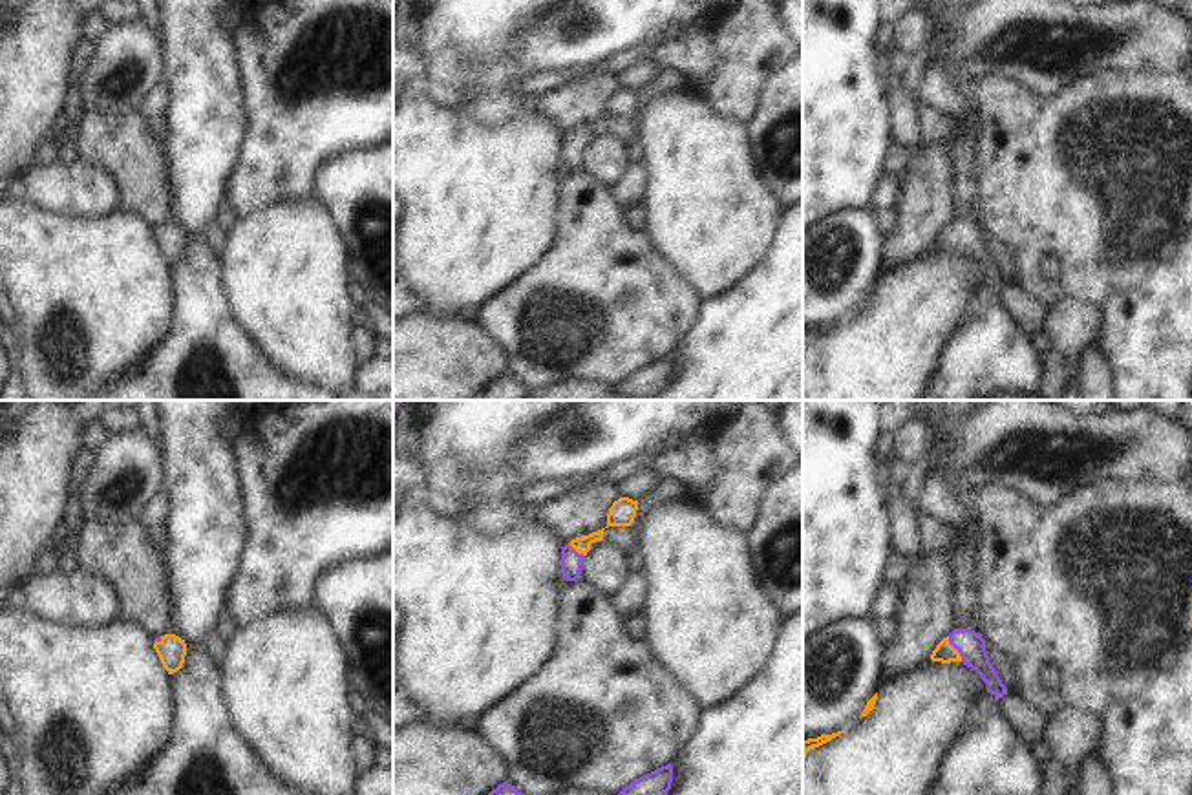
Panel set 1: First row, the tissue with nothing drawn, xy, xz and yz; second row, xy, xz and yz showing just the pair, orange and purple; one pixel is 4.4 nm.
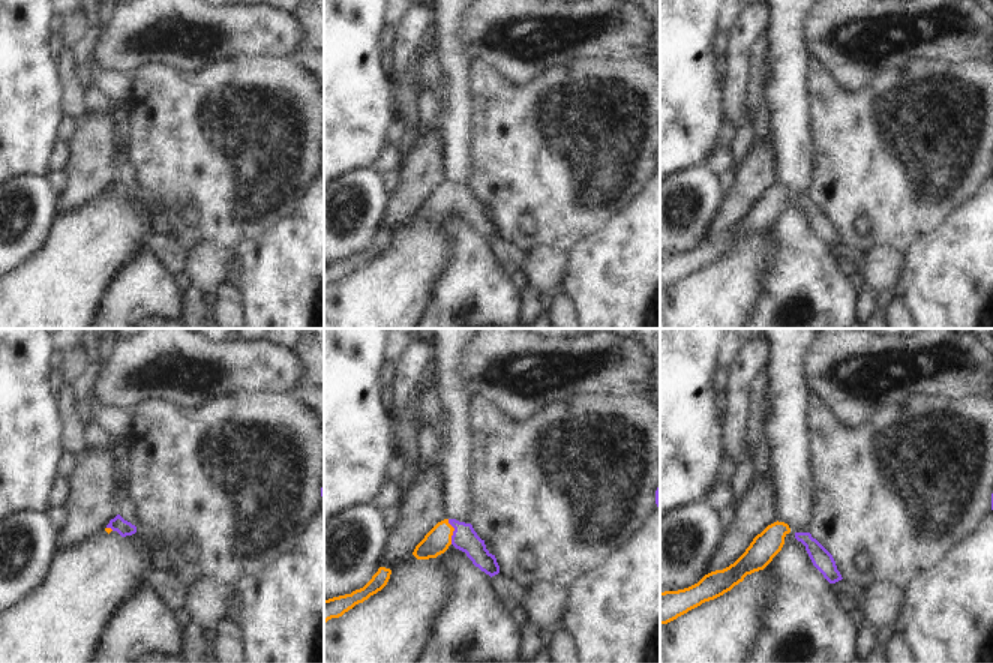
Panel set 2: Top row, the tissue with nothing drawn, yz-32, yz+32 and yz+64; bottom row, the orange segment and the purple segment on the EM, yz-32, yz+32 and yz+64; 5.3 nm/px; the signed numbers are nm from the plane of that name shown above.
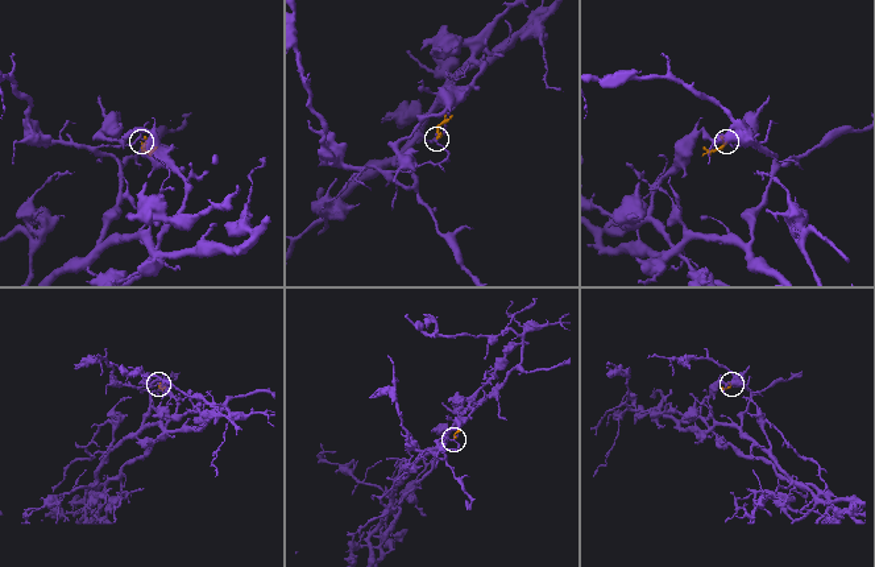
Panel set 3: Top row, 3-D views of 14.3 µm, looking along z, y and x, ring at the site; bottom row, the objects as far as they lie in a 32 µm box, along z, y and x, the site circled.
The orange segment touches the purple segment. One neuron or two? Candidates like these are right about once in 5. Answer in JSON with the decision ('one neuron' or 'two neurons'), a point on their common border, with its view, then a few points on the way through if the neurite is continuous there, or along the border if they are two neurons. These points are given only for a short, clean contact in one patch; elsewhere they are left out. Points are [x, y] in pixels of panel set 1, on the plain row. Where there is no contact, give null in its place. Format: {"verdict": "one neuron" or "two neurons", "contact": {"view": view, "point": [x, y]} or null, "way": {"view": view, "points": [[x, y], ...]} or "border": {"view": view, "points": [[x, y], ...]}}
{"verdict": "one neuron", "contact": {"view": "yz", "point": [955, 240]}, "way": {"view": "yz", "points": [[946, 243], [955, 240], [971, 236]]}}

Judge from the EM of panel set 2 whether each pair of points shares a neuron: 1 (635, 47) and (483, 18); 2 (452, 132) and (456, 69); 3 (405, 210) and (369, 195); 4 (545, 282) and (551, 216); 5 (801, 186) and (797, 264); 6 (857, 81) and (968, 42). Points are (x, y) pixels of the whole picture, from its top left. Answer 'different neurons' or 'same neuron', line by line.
1: same neuron
2: same neuron
3: different neurons
4: different neurons
5: same neuron
6: same neuron

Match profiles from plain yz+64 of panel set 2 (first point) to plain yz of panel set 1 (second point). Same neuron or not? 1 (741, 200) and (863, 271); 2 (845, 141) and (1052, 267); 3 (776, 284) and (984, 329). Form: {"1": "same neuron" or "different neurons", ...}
{"1": "different neurons", "2": "different neurons", "3": "same neuron"}

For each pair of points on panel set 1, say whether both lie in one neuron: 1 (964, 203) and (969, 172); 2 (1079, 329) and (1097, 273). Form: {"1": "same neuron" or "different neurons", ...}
{"1": "same neuron", "2": "different neurons"}

